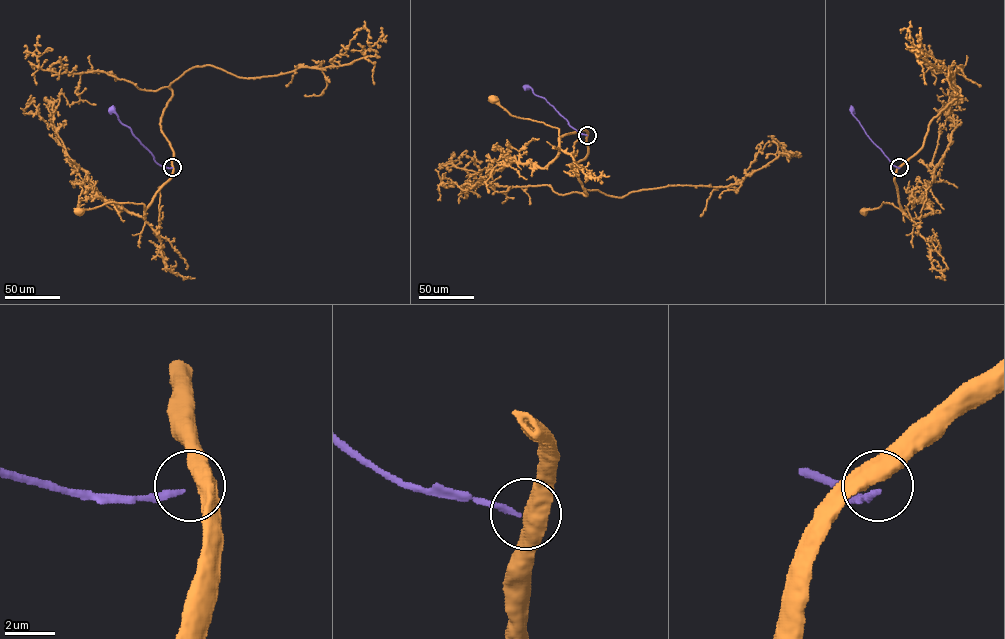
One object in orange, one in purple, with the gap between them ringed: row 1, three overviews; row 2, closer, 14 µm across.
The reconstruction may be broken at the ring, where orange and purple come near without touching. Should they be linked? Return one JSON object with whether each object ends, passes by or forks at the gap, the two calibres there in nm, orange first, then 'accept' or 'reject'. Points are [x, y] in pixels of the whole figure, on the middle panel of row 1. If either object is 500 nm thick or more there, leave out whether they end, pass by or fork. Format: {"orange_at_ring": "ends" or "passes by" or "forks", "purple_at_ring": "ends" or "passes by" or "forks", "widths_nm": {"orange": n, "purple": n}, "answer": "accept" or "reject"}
{"widths_nm": {"orange": 600, "purple": 220}, "answer": "reject"}

